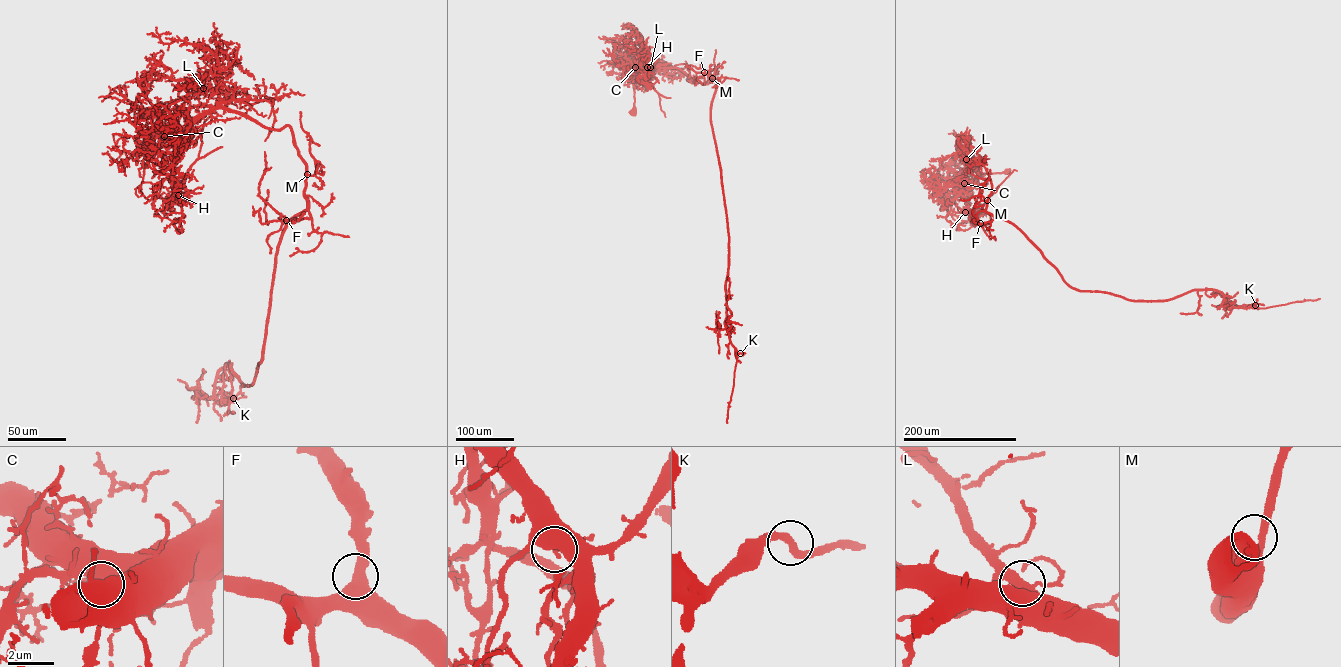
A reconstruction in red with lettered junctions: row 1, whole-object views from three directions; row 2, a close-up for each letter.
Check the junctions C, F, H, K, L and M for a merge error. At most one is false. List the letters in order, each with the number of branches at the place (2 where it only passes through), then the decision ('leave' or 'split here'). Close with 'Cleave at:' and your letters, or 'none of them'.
C: branches 3; leave
F: branches 2; leave
H: branches 4; split here
K: branches 2; leave
L: branches 3; leave
M: branches 2; leave
Cleave at: H

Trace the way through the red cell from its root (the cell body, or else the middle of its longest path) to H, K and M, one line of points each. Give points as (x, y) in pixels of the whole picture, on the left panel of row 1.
H: (188, 129), (173, 164), (173, 195), (178, 195)
K: (188, 129), (218, 108), (287, 125), (305, 165), (253, 384), (231, 364), (216, 378), (215, 401), (233, 398)
M: (188, 129), (202, 116), (218, 108), (243, 112), (266, 127), (280, 129), (287, 125), (307, 174)

